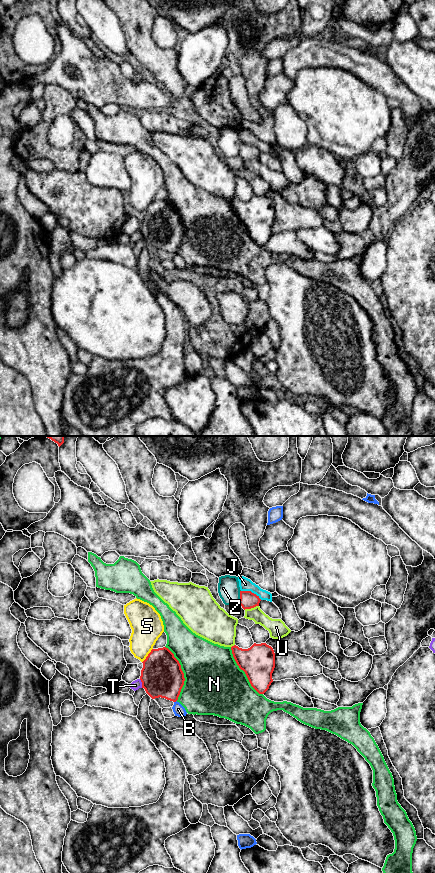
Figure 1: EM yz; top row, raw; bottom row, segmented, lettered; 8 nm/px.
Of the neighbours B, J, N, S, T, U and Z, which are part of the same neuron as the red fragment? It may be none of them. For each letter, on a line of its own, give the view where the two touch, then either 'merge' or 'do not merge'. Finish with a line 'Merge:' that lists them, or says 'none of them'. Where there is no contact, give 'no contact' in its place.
B: contact in yz; do not merge
J: contact in yz; do not merge
N: contact in yz; do not merge
S: contact in yz; do not merge
T: contact in yz; do not merge
U: contact in yz; do not merge
Z: contact in yz; do not merge
Merge: none of them

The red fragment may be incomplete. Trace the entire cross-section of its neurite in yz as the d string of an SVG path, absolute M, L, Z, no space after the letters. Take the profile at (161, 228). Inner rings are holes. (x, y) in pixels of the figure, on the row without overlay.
M166 199L152 201L142 214L142 240L152 250L176 254L184 237L184 225L179 213Z

